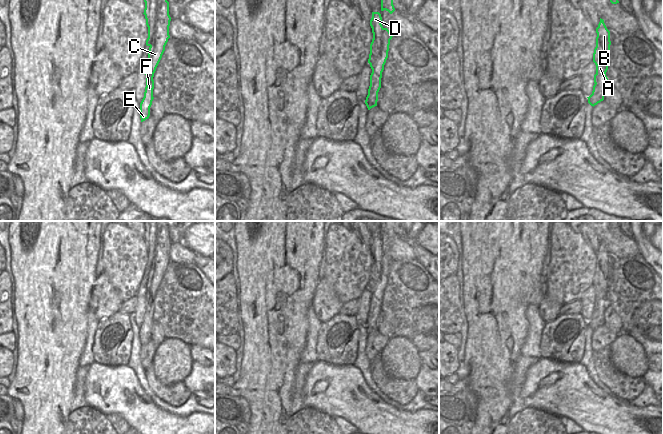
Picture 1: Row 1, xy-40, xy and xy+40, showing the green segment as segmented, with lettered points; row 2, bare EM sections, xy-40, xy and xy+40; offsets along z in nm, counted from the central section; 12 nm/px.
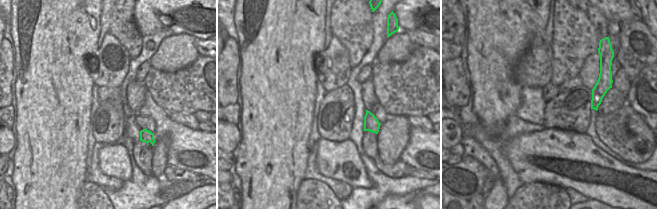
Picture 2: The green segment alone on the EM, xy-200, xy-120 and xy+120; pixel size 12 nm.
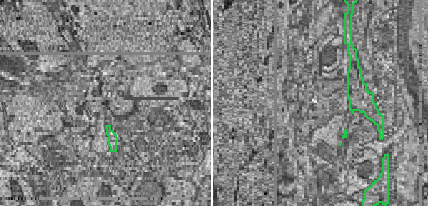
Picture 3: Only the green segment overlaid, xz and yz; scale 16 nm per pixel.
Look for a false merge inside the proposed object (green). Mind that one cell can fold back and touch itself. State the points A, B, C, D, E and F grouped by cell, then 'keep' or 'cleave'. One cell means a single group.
groups A B D / C E F; cleave

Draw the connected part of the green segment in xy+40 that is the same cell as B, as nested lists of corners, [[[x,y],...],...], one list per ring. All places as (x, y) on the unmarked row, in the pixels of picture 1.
[[[601,242],[596,252],[596,257],[596,271],[593,277],[593,286],[596,289],[597,307],[593,310],[592,318],[587,321],[588,327],[593,331],[604,324],[604,312],[608,306],[606,296],[610,281],[610,255]]]

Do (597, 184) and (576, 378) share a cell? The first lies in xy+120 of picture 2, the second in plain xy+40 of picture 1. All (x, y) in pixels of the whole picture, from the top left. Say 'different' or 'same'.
same

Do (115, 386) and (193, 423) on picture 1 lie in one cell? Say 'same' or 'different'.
same

